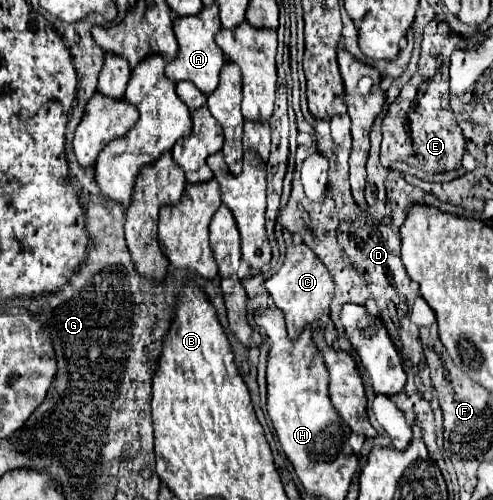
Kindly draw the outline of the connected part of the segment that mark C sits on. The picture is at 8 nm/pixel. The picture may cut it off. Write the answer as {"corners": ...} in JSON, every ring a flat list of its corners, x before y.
{"corners":[[288,244,286,258,282,268,266,280,266,288,274,298,274,304,284,312,288,336,294,340,300,336,304,326,320,320,324,328,326,342,332,344,338,338,336,326,330,320,330,302,334,298,334,278,328,268,320,262,320,258,306,244]]}

